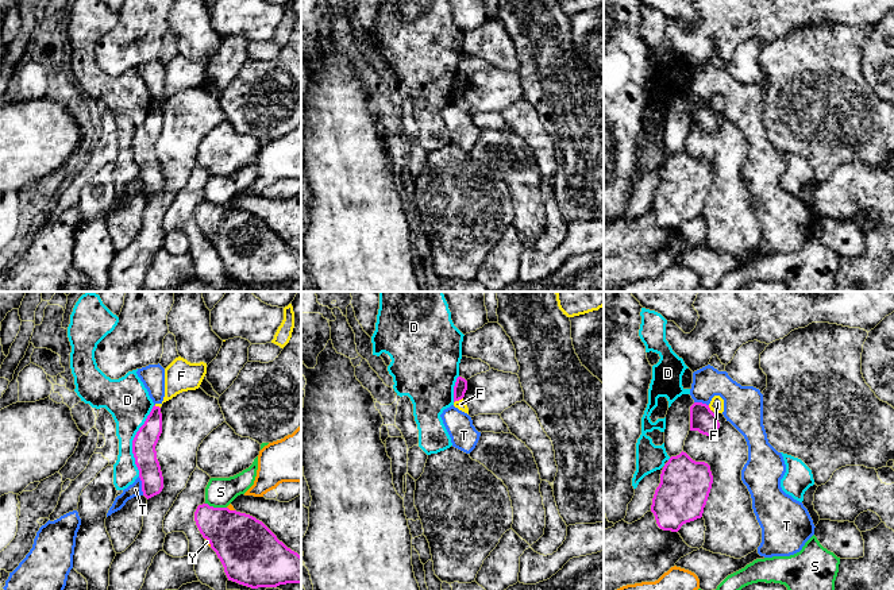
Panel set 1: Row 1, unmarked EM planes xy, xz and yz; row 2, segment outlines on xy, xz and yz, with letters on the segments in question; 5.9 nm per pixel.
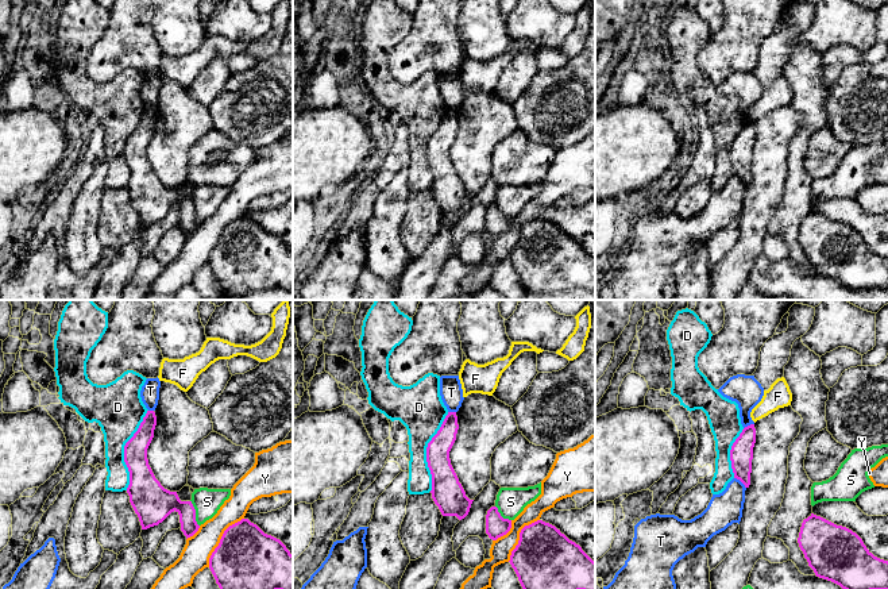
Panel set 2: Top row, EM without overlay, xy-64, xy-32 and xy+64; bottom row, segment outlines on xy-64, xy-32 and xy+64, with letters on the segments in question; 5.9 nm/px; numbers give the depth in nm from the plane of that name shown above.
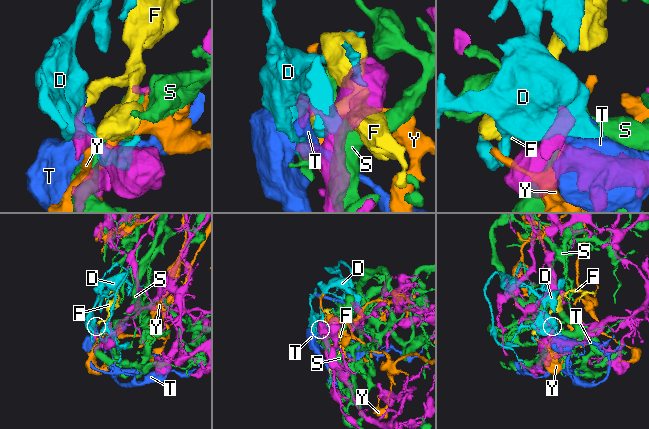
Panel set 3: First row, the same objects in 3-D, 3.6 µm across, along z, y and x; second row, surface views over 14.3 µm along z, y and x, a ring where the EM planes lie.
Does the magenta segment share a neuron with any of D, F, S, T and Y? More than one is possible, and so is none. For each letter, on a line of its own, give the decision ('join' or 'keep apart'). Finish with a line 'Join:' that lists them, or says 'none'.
D: keep apart
F: keep apart
S: keep apart
T: keep apart
Y: keep apart
Join: none

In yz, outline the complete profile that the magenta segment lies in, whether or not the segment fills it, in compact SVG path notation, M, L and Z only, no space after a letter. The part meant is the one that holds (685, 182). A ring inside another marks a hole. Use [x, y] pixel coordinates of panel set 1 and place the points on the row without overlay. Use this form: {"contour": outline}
{"contour": "M683 149L671 154L662 167L651 203L658 224L678 230L683 221L701 216L712 181L708 161L695 159Z"}

